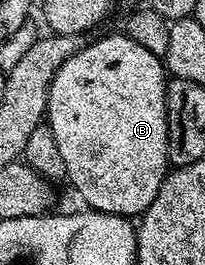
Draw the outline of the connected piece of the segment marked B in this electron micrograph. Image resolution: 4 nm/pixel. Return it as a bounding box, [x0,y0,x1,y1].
[47,31,170,219]

